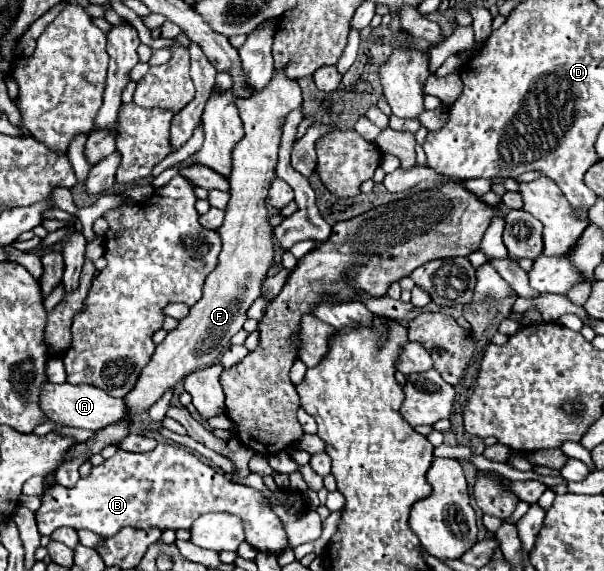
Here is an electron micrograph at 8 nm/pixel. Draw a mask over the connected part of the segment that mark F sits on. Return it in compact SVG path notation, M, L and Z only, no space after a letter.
M274 70L270 84L266 84L262 92L248 99L237 98L235 104L244 120L246 136L234 148L234 166L230 174L232 200L226 208L224 224L218 230L222 238L218 266L208 274L202 298L190 308L190 314L180 320L172 332L168 332L164 342L156 346L154 358L140 372L136 388L128 396L124 396L132 422L178 380L220 360L220 356L230 348L230 338L238 330L242 330L242 324L248 318L246 312L262 294L262 282L266 280L268 270L274 266L274 226L268 218L266 198L268 188L276 178L278 146L284 118L288 116L288 112L302 104L302 92L296 80L290 80L284 72Z

